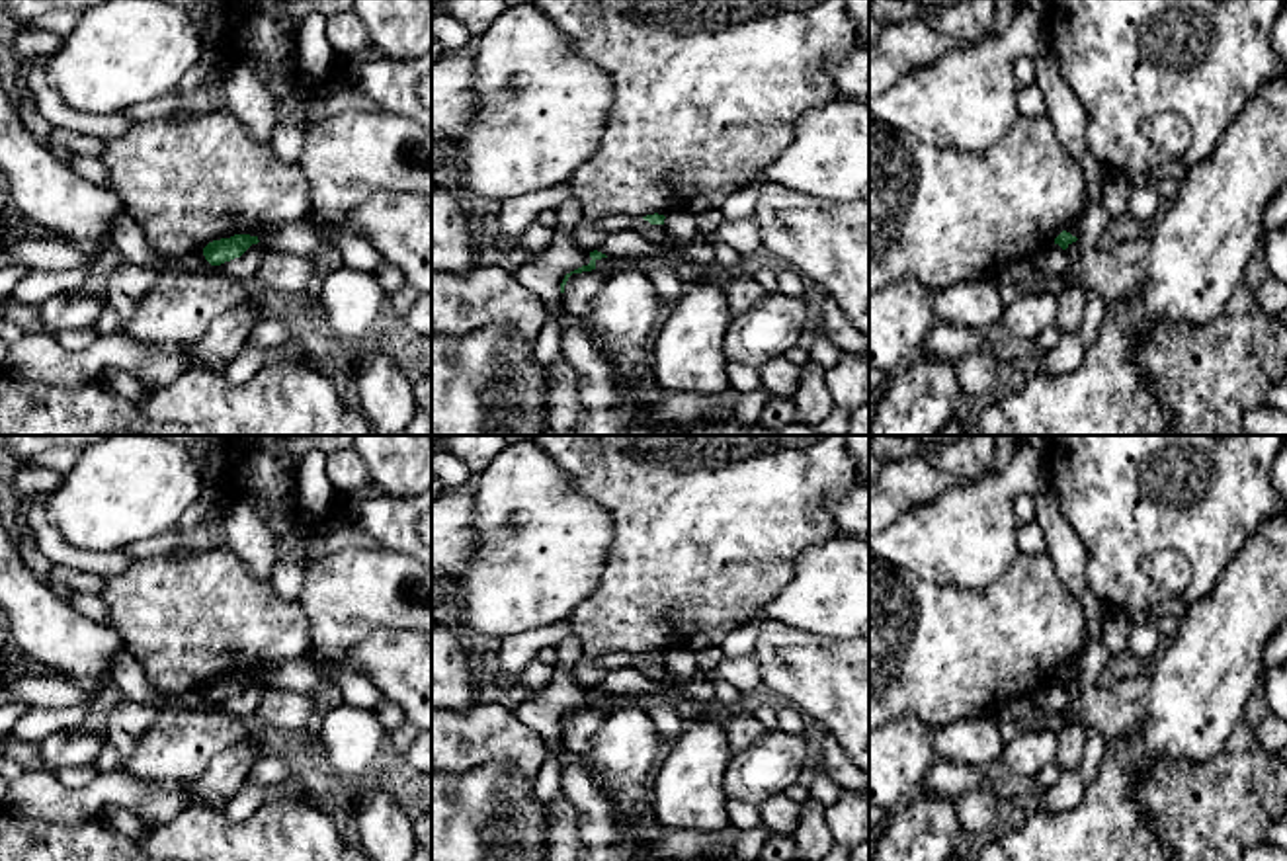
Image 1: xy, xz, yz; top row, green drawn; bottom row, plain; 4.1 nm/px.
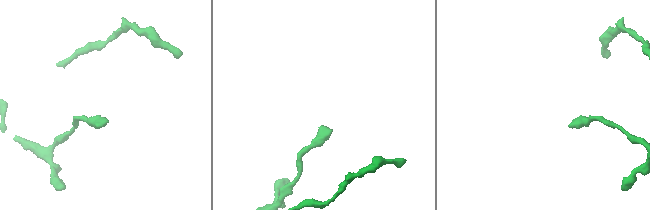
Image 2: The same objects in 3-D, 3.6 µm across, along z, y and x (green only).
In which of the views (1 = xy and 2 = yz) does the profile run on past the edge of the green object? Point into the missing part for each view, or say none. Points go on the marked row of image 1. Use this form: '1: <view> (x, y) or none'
1: none
2: none

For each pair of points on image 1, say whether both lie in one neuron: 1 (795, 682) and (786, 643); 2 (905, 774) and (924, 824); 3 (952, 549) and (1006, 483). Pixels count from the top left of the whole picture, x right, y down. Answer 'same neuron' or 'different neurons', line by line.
1: same neuron
2: different neurons
3: same neuron

